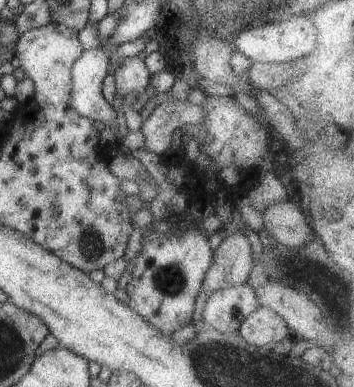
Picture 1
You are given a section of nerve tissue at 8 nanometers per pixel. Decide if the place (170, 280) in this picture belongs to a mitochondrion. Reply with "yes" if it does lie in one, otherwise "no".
yes

